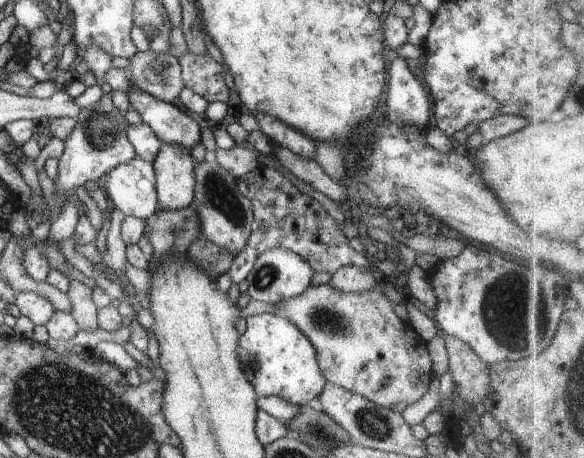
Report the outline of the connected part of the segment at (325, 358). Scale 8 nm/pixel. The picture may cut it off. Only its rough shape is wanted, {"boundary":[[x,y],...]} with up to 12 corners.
{"boundary":[[372,292],[275,302],[328,384],[401,414],[434,379],[426,344]]}

